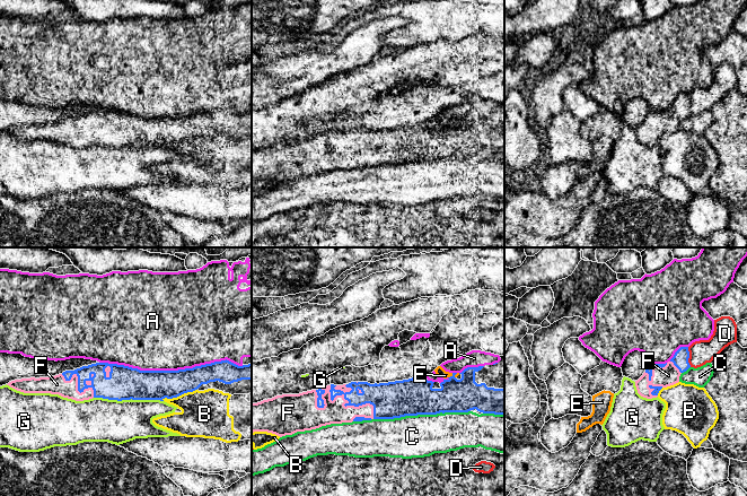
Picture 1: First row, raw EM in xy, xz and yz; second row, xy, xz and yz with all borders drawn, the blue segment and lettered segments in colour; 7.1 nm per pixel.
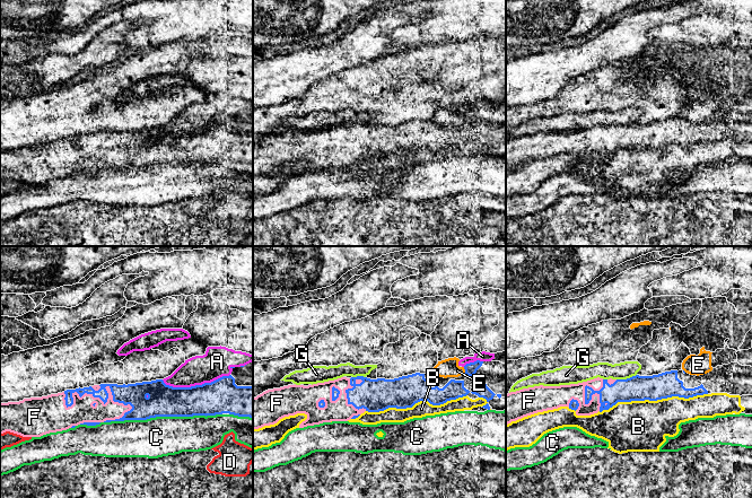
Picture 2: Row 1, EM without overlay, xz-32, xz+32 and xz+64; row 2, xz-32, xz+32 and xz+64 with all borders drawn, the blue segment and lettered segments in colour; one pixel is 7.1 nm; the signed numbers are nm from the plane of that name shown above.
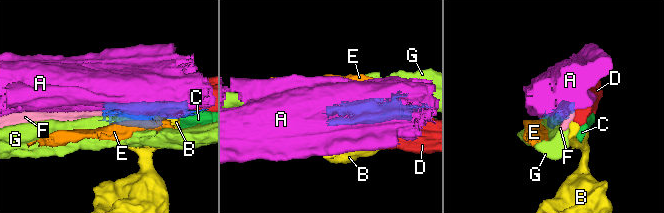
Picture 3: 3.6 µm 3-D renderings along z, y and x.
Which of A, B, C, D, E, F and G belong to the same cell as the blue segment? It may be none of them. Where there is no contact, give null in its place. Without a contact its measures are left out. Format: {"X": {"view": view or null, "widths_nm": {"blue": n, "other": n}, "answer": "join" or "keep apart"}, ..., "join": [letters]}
{"A": {"view": "xy", "widths_nm": {"blue": 200, "other": 500}, "answer": "keep apart"}, "B": {"view": "xy", "widths_nm": {"blue": 200, "other": 340}, "answer": "keep apart"}, "C": {"view": "xz", "widths_nm": {"blue": 260, "other": 300}, "answer": "keep apart"}, "D": {"view": "yz", "widths_nm": {"blue": 110, "other": 170}, "answer": "keep apart"}, "E": {"view": "xz", "widths_nm": {"blue": 240, "other": 70}, "answer": "keep apart"}, "F": {"view": "xz", "widths_nm": {"blue": 200, "other": 160}, "answer": "join"}, "G": {"view": "xy", "widths_nm": {"blue": 240, "other": 300}, "answer": "keep apart"}, "join": ["F"]}

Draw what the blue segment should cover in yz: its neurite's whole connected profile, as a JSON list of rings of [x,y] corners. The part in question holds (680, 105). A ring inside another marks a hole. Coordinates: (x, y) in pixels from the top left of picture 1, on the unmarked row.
[[[680,94],[668,110],[648,112],[643,122],[635,128],[638,140],[652,146],[658,143],[662,134],[678,130],[680,121],[691,114],[688,105],[688,94]]]

